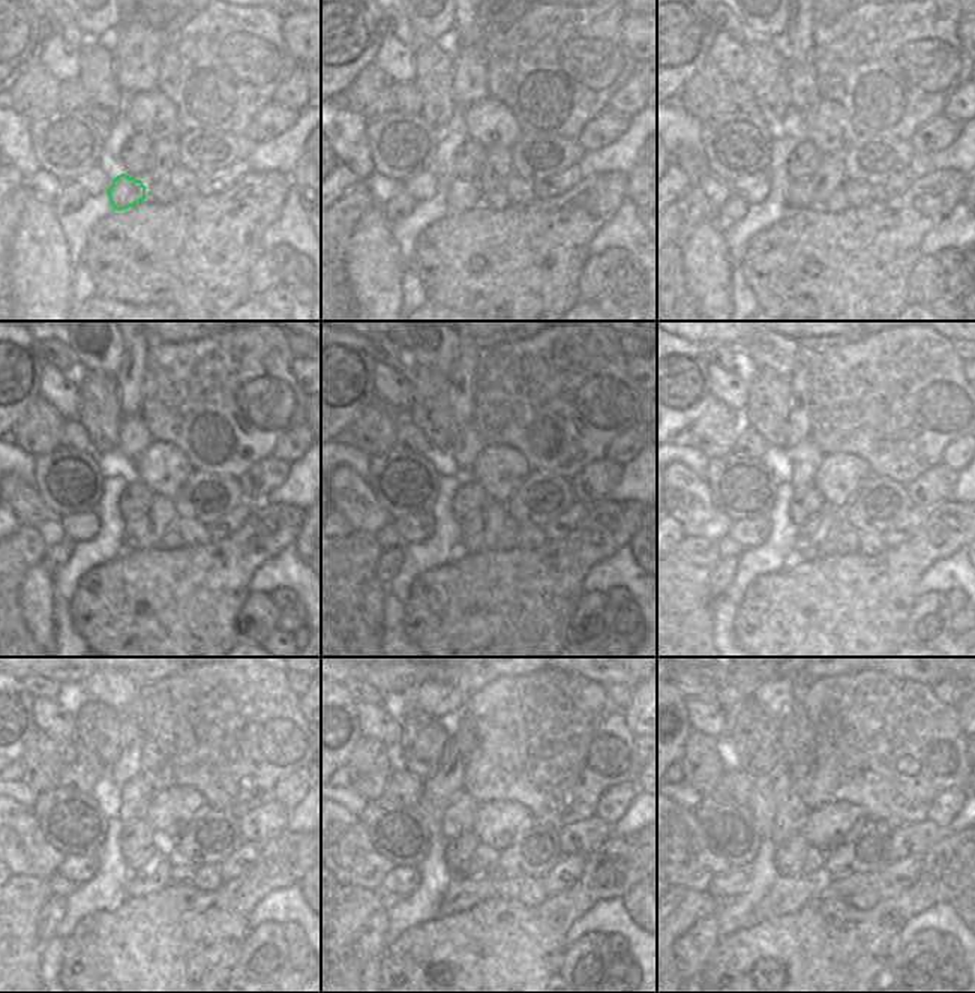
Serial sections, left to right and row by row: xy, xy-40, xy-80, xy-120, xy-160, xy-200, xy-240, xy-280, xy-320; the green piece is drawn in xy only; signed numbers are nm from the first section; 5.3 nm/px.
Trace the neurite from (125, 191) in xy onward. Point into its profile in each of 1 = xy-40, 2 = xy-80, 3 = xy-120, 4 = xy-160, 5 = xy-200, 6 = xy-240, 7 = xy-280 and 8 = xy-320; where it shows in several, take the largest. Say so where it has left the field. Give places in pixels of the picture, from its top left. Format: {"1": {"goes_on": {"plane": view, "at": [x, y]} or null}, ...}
{"1": {"goes_on": {"plane": "xy-40", "at": [462, 194]}}, "2": {"goes_on": {"plane": "xy-80", "at": [803, 194]}}, "3": {"goes_on": {"plane": "xy-120", "at": [134, 528]}}, "4": {"goes_on": {"plane": "xy-160", "at": [470, 528]}}, "5": {"goes_on": {"plane": "xy-200", "at": [815, 524]}}, "6": {"goes_on": {"plane": "xy-240", "at": [143, 860]}}, "7": {"goes_on": {"plane": "xy-280", "at": [482, 861]}}, "8": {"goes_on": {"plane": "xy-320", "at": [813, 863]}}}

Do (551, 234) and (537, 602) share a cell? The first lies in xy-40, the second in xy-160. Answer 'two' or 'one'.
one

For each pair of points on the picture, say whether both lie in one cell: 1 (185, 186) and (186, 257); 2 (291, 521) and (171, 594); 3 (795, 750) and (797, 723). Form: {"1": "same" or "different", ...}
{"1": "different", "2": "same", "3": "same"}

